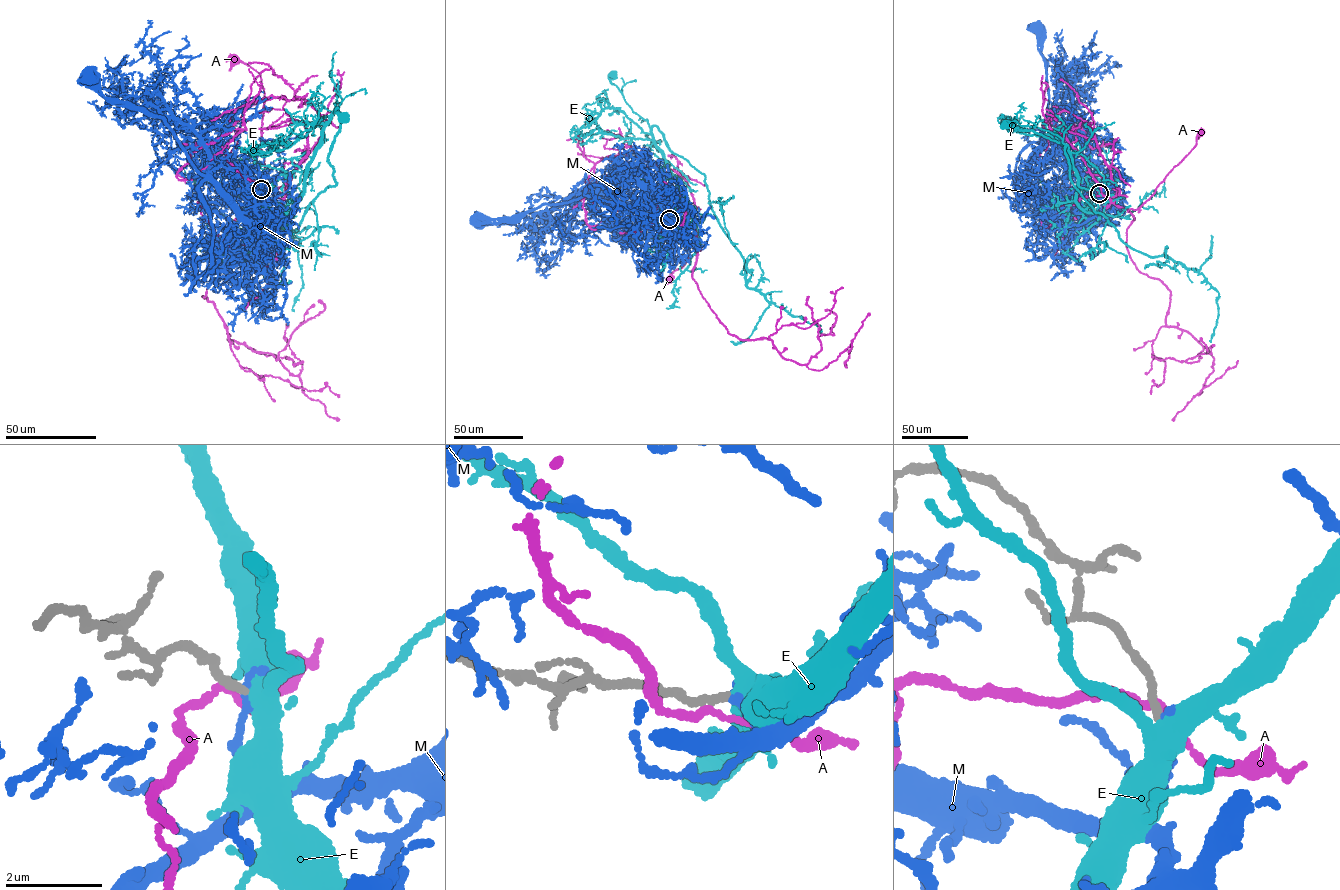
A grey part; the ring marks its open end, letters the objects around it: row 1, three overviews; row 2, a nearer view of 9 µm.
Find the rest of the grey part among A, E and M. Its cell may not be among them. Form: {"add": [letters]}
{"add": ["E"]}

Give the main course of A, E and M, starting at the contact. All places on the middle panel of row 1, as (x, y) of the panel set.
A: (669, 219), (664, 207), (670, 192), (682, 202), (693, 221), (699, 245), (670, 279)
E: (669, 219), (684, 201), (677, 179), (656, 147), (647, 120), (632, 111), (611, 82), (612, 74)
M: (670, 219), (638, 213), (607, 192), (545, 203), (515, 217), (477, 220)

